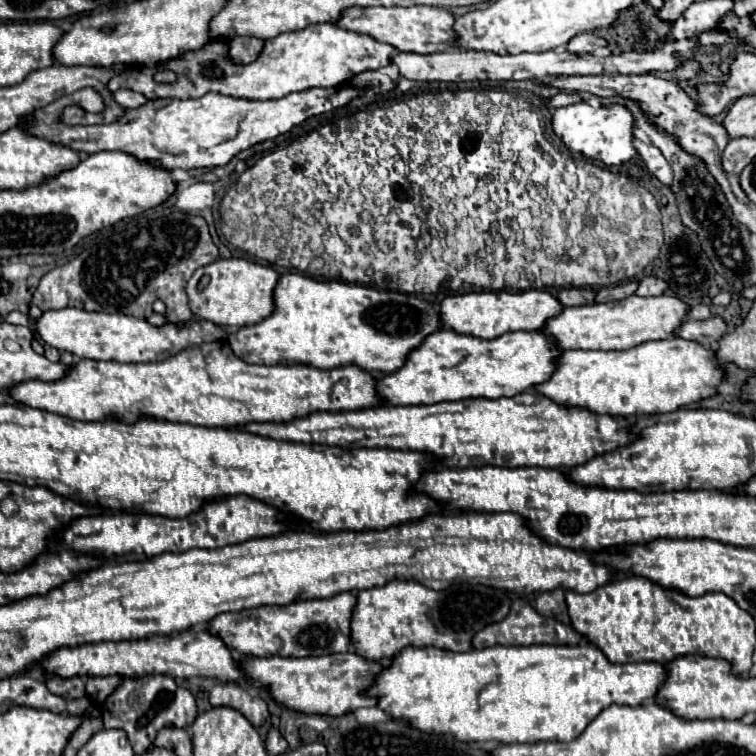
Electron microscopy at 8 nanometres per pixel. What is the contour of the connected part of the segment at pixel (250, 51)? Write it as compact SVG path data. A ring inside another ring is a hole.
M235 36L233 40L229 40L229 48L231 48L231 54L233 54L235 62L249 64L249 62L253 62L259 56L259 52L263 48L263 40Z

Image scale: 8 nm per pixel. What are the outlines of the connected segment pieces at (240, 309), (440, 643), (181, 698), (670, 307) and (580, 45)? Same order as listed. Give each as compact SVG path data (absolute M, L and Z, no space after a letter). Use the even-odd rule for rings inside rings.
M219 258L207 266L197 268L195 274L191 276L187 284L189 308L197 318L209 320L229 332L241 326L255 324L267 318L267 314L271 314L273 310L273 288L277 284L277 278L279 274L269 266L261 266L245 258ZM203 274L207 274L211 280L209 280L209 286L199 292L195 284Z
M393 580L381 588L369 588L369 590L357 592L357 604L351 614L351 646L359 656L363 656L365 660L373 660L373 662L383 662L383 658L389 660L405 646L417 646L417 648L435 646L435 648L445 648L451 652L467 652L471 650L471 638L487 624L501 622L509 614L509 606L511 606L509 594L505 590L497 590L489 586L469 584L465 588L431 590L413 580Z
M151 674L143 678L125 678L123 684L105 700L101 714L103 714L105 728L125 730L133 752L143 754L153 744L155 734L161 728L169 724L175 724L177 728L191 726L197 716L197 704L191 692L179 686L171 676Z
M629 296L607 304L587 304L563 308L555 318L549 318L541 332L553 336L559 350L627 350L649 340L673 338L681 322L685 322L687 306L677 296Z
M575 34L575 38L571 38L571 42L567 42L567 50L571 54L591 54L597 48L605 46L607 42L603 38L597 38L595 34Z

